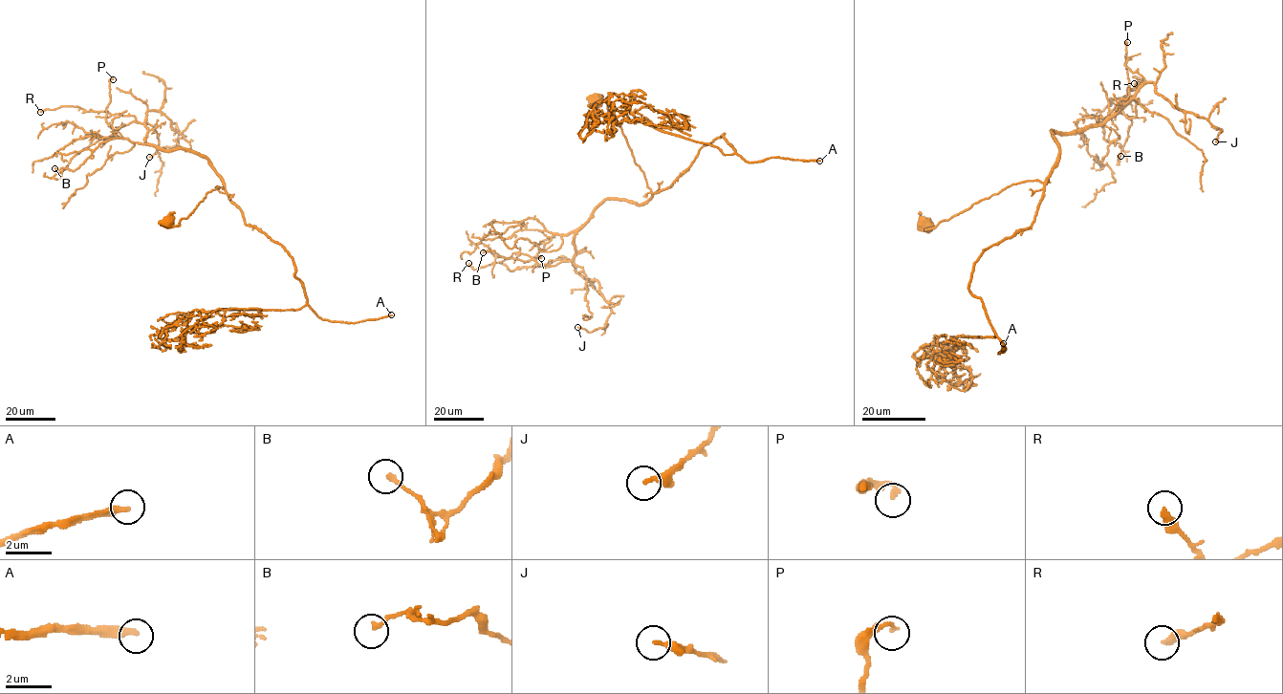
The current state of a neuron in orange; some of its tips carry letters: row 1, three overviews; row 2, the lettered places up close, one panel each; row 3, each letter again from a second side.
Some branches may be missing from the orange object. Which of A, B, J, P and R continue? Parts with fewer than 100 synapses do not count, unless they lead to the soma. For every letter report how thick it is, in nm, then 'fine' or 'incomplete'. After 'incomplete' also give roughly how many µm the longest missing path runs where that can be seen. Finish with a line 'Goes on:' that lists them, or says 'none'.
A: calibre 280 nm; incomplete; missing 120 µm
B: calibre 200 nm; fine
J: calibre 220 nm; fine
P: calibre 160 nm; fine
R: calibre 360 nm; fine
Goes on: A

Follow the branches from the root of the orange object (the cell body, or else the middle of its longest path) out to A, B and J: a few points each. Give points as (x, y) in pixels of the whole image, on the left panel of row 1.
A: (167, 223), (178, 226), (221, 187), (245, 223), (291, 257), (318, 316), (356, 323), (391, 314)
B: (167, 223), (178, 226), (224, 183), (206, 158), (148, 145), (141, 123), (54, 168)
J: (167, 223), (178, 226), (224, 183), (206, 158), (146, 142), (146, 113), (160, 111), (183, 137), (149, 157)

